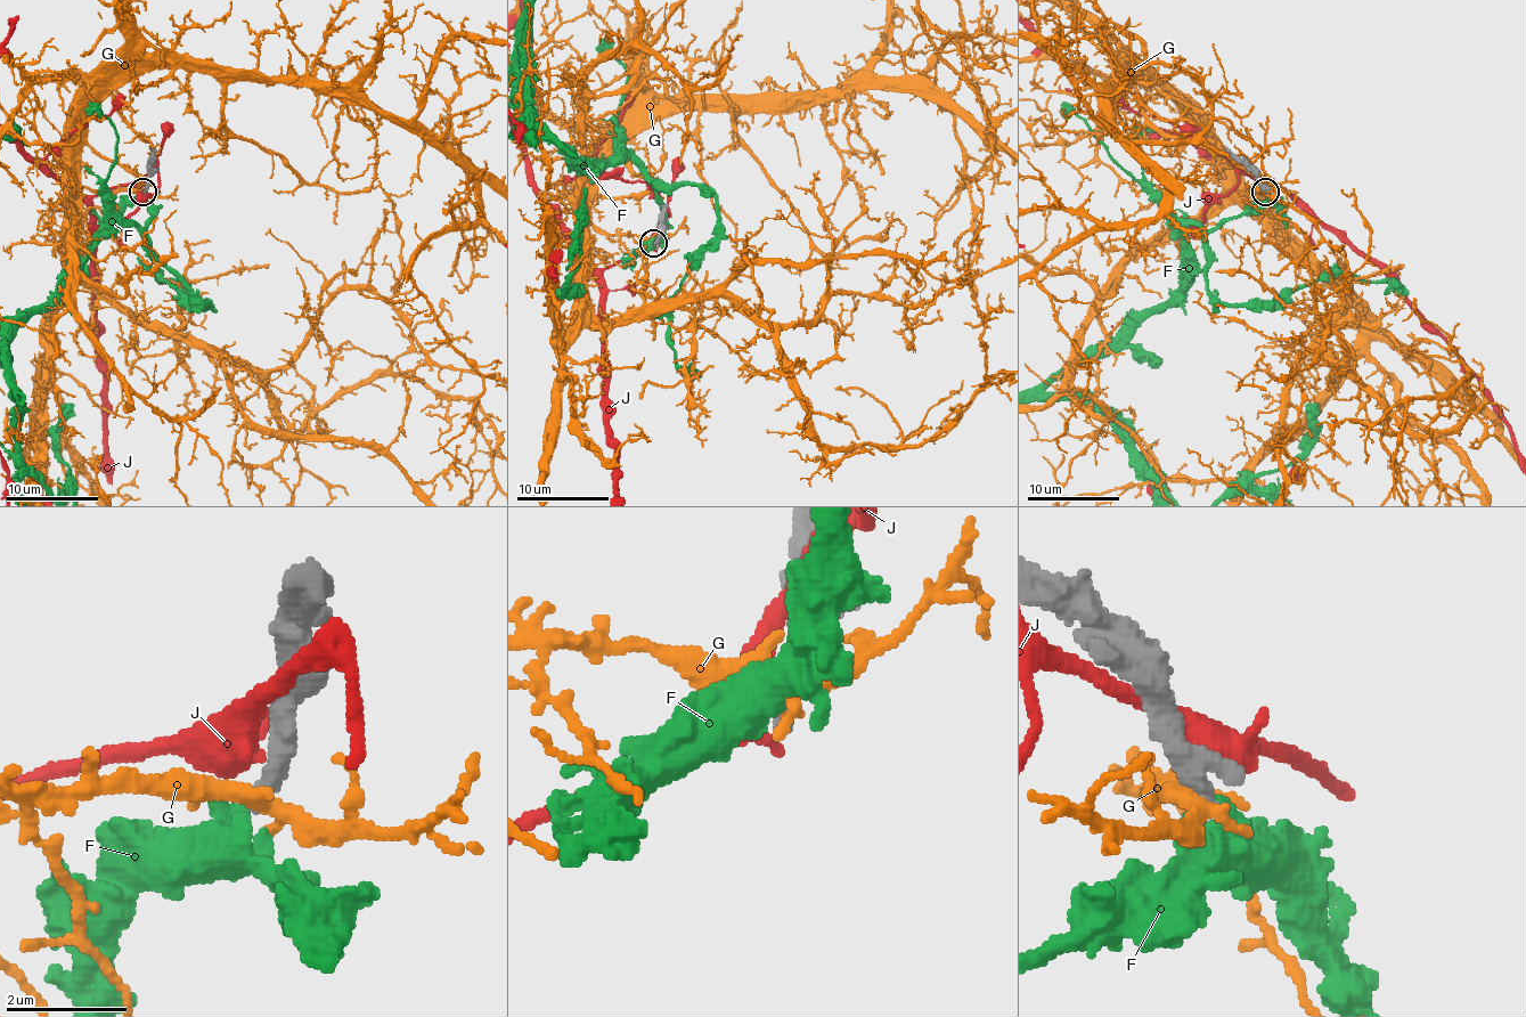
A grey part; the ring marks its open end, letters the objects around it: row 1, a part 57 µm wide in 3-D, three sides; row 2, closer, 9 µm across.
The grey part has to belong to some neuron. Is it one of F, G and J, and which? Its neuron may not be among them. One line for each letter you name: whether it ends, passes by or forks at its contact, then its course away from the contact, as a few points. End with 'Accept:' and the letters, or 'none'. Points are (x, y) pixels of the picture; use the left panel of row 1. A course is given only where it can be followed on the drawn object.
F: it ends there
Accept: F

